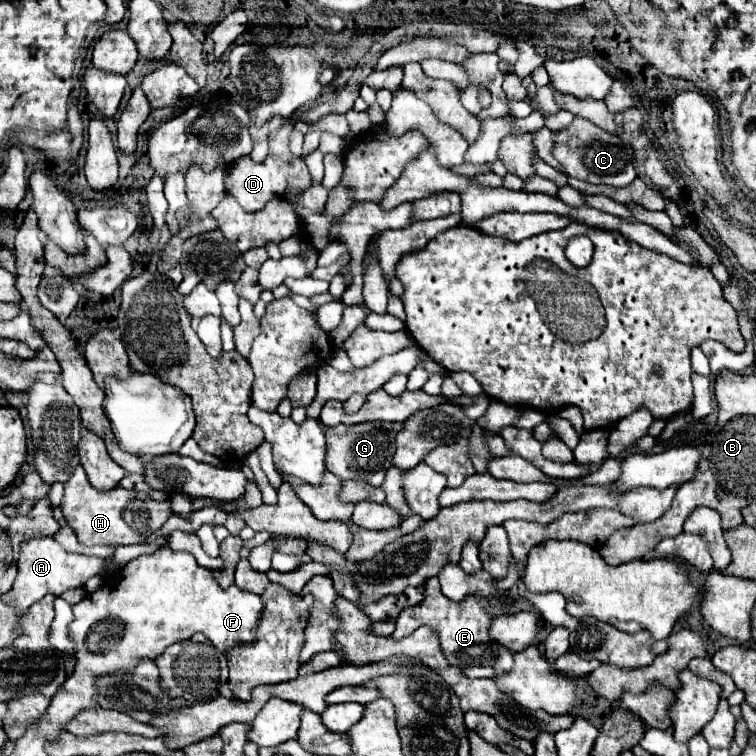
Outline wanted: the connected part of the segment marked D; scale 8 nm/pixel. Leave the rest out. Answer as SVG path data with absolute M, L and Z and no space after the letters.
M285 124L276 129L269 137L268 158L262 164L256 164L250 160L250 156L242 156L240 160L236 160L228 172L226 172L226 192L230 196L234 196L238 200L238 204L246 210L246 212L258 212L266 206L268 200L282 196L288 188L294 190L306 190L312 184L308 166L304 164L302 158L292 156L289 149L289 136L293 130L293 124Z

